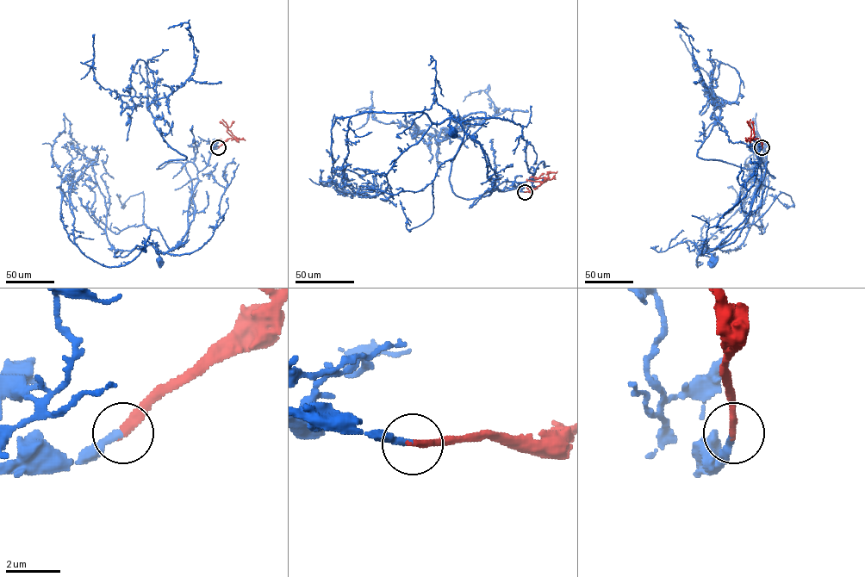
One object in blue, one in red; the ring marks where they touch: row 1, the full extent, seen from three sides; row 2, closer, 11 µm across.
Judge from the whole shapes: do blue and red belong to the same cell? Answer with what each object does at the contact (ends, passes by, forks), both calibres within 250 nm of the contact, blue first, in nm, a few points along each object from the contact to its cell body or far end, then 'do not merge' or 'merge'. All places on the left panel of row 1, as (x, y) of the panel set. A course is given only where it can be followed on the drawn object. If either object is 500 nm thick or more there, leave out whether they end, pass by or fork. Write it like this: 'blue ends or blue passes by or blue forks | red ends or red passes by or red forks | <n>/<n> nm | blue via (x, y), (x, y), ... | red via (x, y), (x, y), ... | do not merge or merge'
blue ends | red ends | 240/320 nm | blue via (218, 147), (197, 174), (189, 228), (176, 246), (164, 252), (156, 250), (160, 262) | red via (218, 147), (228, 139), (234, 139), (227, 131), (234, 121) | merge

